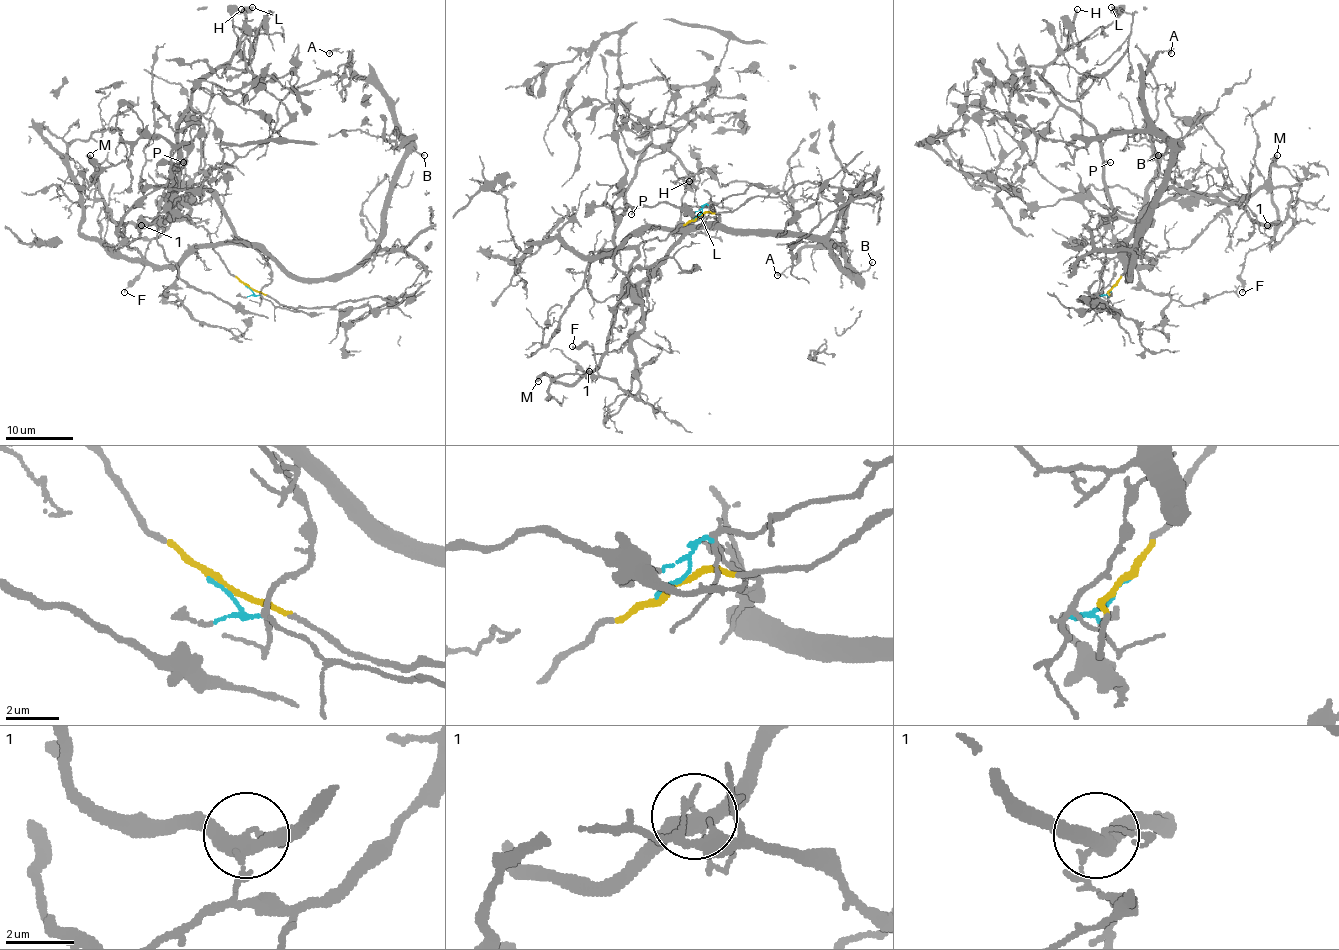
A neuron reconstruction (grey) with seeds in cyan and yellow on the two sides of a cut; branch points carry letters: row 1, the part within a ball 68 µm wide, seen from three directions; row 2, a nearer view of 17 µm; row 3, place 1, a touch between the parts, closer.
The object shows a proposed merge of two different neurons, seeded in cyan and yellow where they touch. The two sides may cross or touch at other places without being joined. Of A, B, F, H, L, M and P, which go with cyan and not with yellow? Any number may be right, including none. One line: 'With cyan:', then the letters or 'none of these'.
With cyan: A, B, F

